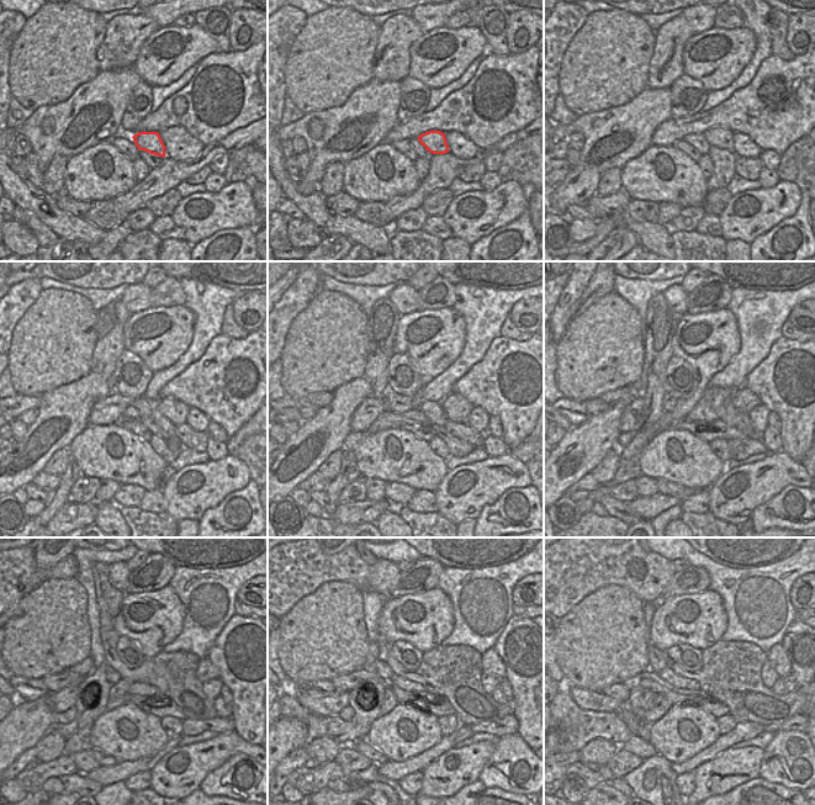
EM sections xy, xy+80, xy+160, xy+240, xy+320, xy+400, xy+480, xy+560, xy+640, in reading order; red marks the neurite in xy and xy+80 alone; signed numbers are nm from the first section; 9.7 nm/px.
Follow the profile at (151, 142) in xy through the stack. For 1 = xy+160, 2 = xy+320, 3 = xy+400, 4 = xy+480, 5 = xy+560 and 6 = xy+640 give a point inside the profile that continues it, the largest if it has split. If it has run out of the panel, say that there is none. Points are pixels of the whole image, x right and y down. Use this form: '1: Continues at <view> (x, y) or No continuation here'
1: Continues at xy+160 (720, 137)
2: Continues at xy+320 (456, 408)
3: Continues at xy+400 (744, 400)
4: Continues at xy+480 (206, 671)
5: Continues at xy+560 (491, 662)
6: Continues at xy+640 (777, 656)

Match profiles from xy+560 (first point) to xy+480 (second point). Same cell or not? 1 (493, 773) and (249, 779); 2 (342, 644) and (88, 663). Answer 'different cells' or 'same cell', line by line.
1: same cell
2: different cells

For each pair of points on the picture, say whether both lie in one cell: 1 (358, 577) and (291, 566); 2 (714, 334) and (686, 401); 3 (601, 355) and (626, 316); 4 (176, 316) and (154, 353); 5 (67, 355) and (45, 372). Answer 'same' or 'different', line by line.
1: same
2: same
3: same
4: same
5: same

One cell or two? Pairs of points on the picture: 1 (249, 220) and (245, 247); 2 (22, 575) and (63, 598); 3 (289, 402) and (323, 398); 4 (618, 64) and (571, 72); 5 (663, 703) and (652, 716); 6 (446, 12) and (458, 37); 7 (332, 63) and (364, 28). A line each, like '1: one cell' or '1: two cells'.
1: two cells
2: two cells
3: one cell
4: one cell
5: one cell
6: two cells
7: one cell

